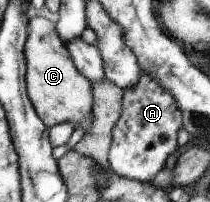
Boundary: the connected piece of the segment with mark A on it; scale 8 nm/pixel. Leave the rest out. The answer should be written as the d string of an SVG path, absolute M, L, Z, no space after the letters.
M142 71L138 85L125 90L122 117L118 119L113 131L113 142L109 153L109 167L120 177L151 182L159 171L166 167L170 154L178 147L178 131L185 129L181 105L162 83Z

